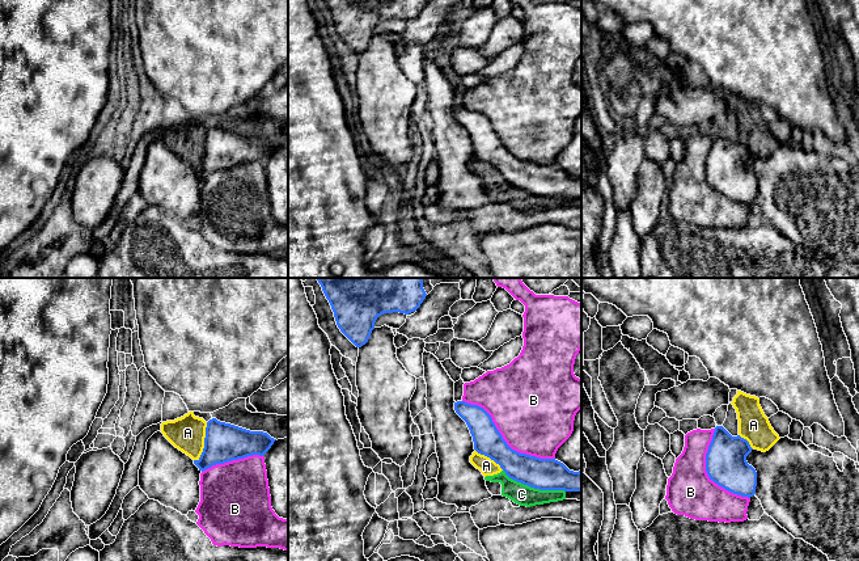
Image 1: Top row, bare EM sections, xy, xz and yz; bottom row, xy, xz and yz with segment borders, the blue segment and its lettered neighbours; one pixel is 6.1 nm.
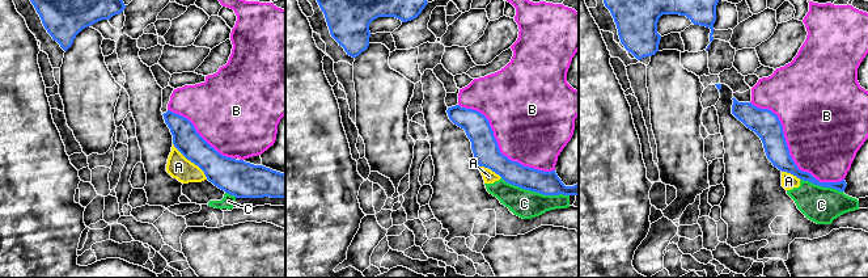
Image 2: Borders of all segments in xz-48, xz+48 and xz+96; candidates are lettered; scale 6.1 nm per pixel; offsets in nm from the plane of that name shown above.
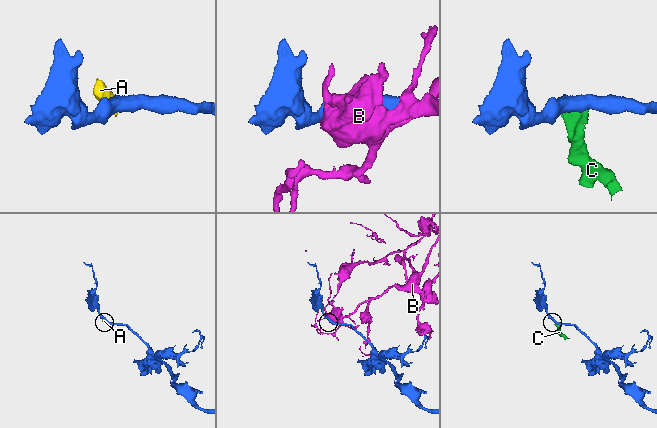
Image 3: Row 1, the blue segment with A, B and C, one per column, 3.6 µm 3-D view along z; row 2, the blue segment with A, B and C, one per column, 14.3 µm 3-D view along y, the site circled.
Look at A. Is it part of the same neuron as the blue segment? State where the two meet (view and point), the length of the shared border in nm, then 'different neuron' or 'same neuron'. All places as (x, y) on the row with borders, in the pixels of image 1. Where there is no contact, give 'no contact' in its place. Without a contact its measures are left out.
contact xy (204, 442); length 260 nm; different neuron

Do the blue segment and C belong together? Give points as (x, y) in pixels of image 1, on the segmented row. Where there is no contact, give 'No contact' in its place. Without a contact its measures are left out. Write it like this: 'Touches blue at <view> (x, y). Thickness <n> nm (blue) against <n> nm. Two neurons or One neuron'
Touches blue at xz (533, 486). Thickness 190 nm (blue) against 130 nm. Two neurons

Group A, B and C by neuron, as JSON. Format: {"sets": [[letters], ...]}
{"sets": [["A", "C"], ["B"]]}

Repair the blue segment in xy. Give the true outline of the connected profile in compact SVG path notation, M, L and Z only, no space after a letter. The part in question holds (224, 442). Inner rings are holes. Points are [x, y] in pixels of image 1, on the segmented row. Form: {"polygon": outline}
{"polygon": "M212 418L207 422L203 452L194 464L203 472L216 464L253 455L265 456L275 440L267 433L250 431Z"}

